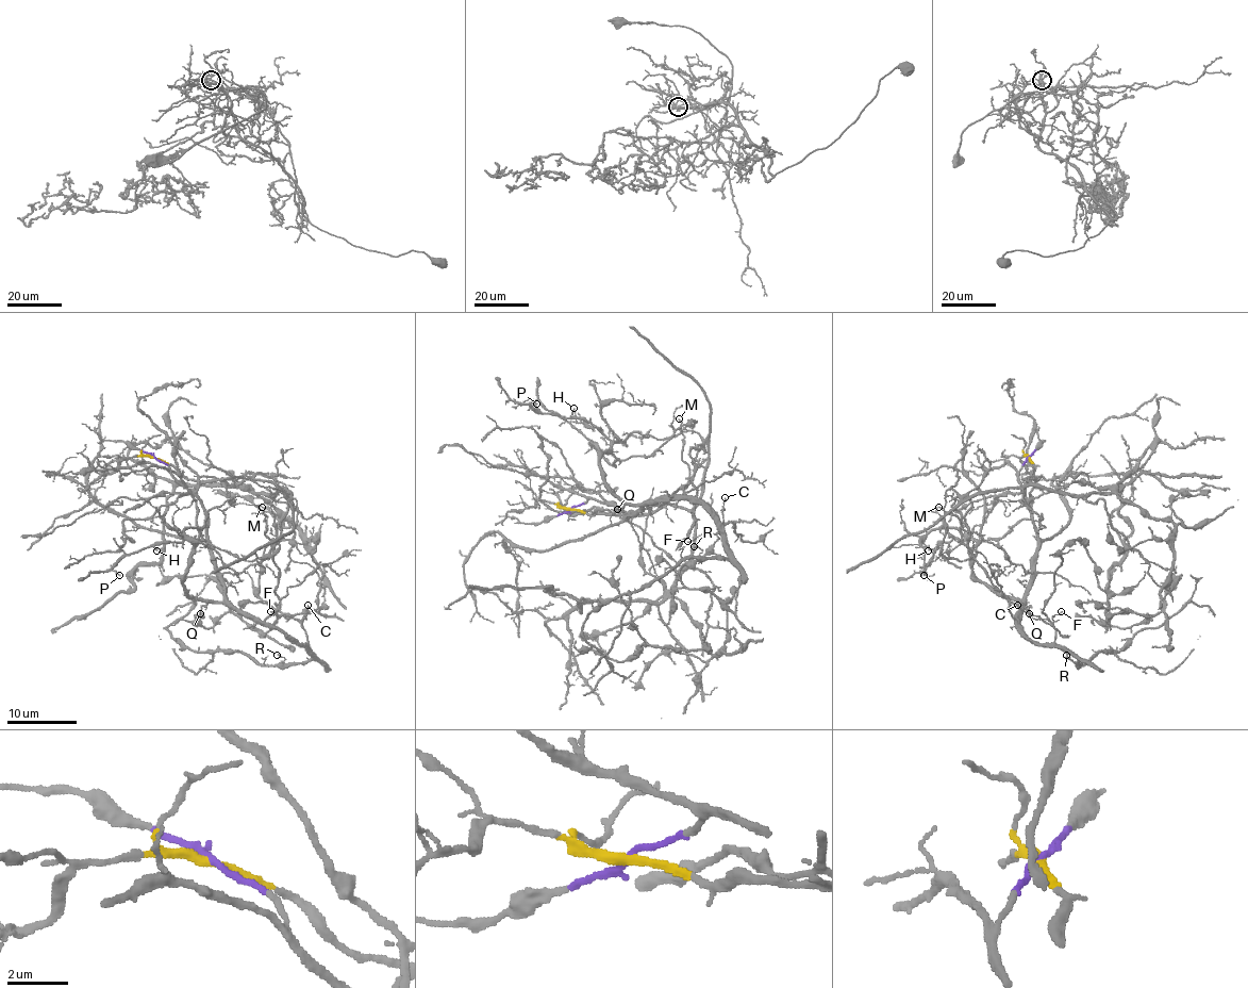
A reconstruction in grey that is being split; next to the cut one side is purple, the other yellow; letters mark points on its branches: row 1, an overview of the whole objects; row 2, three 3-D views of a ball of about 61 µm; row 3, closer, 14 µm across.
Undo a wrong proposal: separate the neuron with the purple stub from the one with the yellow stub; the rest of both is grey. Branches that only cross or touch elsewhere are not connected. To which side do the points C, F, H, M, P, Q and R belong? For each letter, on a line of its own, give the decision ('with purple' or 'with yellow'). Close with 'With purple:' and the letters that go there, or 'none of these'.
C: with purple
F: with purple
H: with purple
M: with purple
P: with purple
Q: with purple
R: with purple
With purple: C, F, H, M, P, Q, R

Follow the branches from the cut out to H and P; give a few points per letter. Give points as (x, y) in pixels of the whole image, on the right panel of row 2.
H: (1030, 458), (1019, 480), (1031, 510), (1036, 563), (1025, 602), (993, 593), (959, 539), (929, 549)
P: (1030, 458), (1019, 480), (1031, 510), (1036, 563), (1025, 602), (993, 593), (959, 539), (939, 543), (924, 576)

